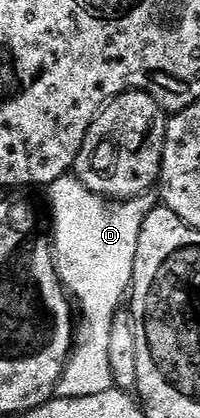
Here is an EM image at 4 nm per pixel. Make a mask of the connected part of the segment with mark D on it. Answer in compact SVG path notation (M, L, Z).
M66 174L54 184L48 185L49 200L53 203L53 232L51 231L51 247L53 249L53 263L57 266L57 273L61 285L75 301L79 309L79 327L75 332L73 351L69 353L69 360L61 371L55 389L60 399L91 398L91 394L103 394L114 387L111 374L111 326L119 309L121 299L126 299L133 283L133 267L135 266L135 250L139 242L139 230L143 226L143 218L155 207L152 195L136 196L133 200L114 202L103 196L97 196L83 186L76 175Z

